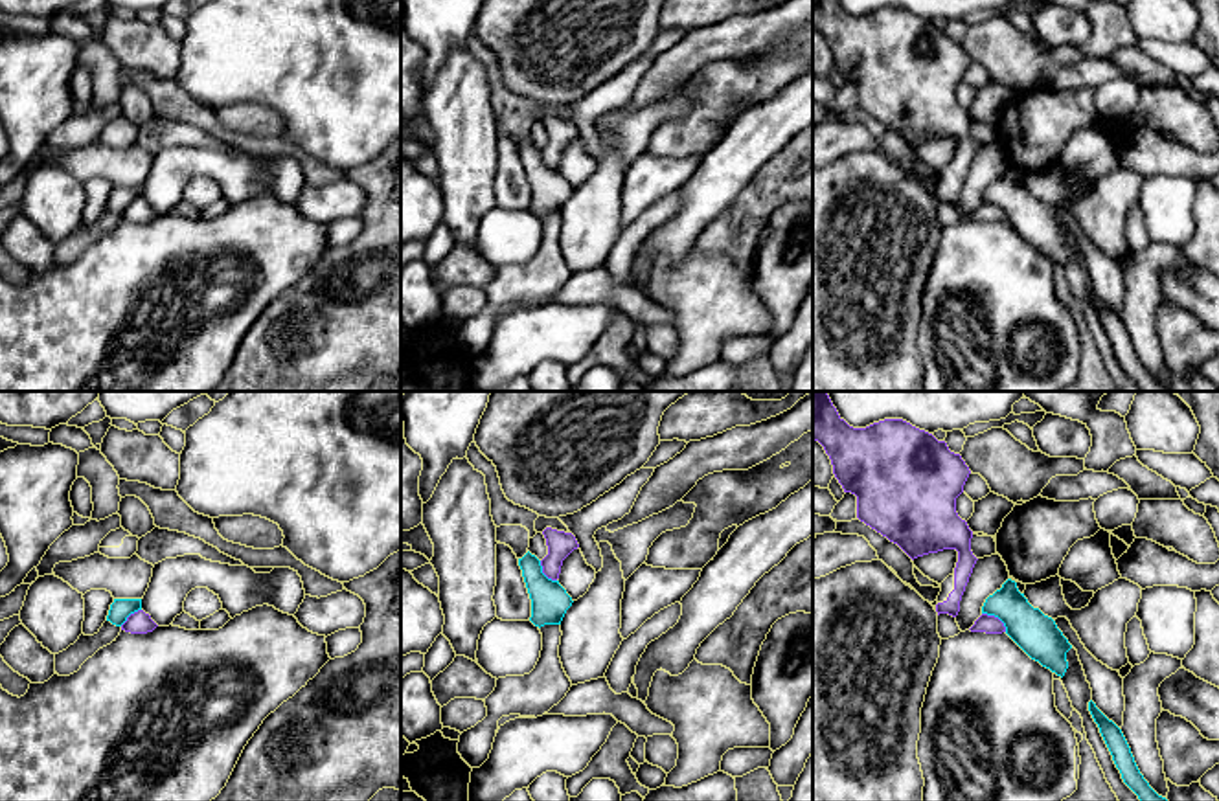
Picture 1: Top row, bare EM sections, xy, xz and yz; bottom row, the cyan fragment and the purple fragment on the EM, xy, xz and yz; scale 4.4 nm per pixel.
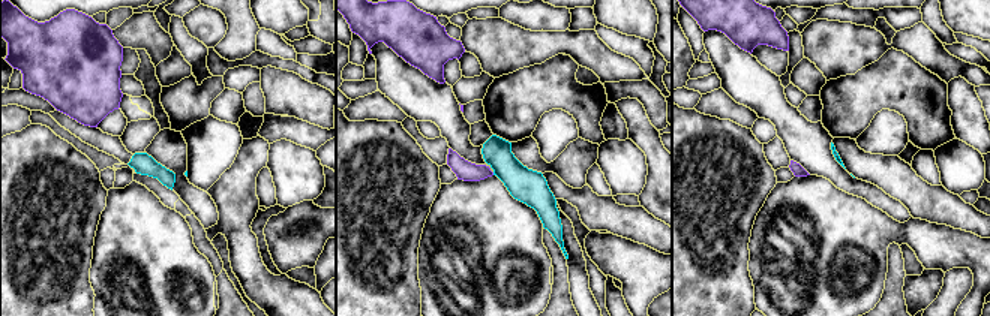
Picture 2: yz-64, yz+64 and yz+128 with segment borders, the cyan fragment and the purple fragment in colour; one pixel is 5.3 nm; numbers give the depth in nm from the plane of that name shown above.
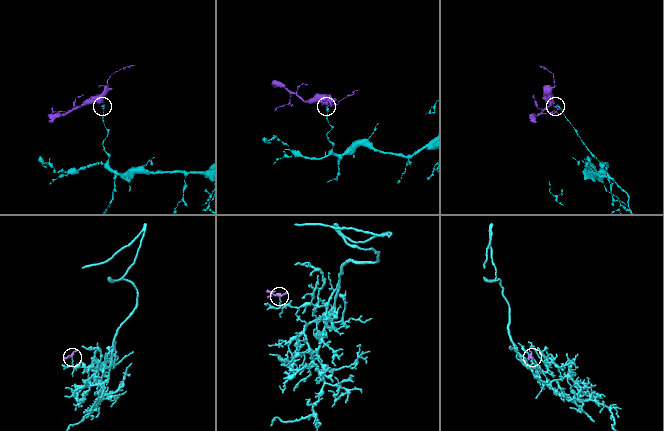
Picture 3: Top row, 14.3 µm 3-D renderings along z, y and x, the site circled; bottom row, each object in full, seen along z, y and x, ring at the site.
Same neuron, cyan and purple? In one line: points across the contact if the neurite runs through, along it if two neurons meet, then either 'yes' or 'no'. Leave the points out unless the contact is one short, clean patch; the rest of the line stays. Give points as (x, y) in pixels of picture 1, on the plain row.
along yz (982, 201), (993, 203), (1006, 219) | no

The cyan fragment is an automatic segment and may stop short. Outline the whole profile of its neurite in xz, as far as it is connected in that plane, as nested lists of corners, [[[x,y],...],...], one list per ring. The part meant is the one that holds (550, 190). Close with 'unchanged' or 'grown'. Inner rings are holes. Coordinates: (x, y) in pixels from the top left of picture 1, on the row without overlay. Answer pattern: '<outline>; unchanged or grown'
[[[530,140],[518,147],[522,165],[531,187],[531,206],[535,215],[561,213],[566,198],[572,195],[572,186],[559,173],[542,162],[541,149]]]; unchanged

